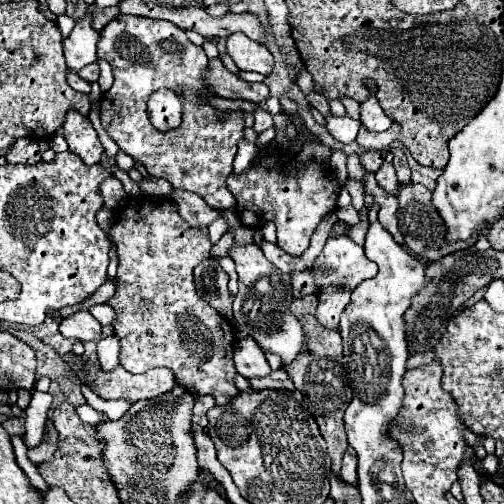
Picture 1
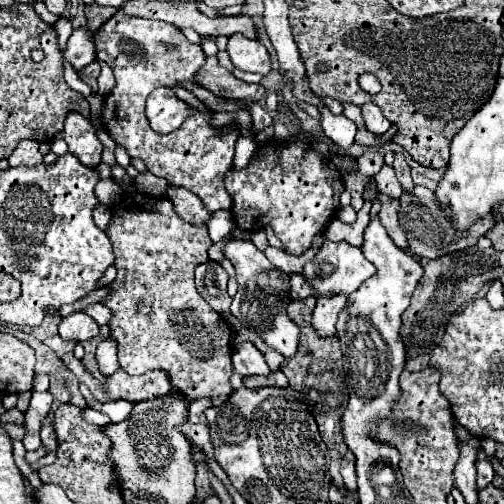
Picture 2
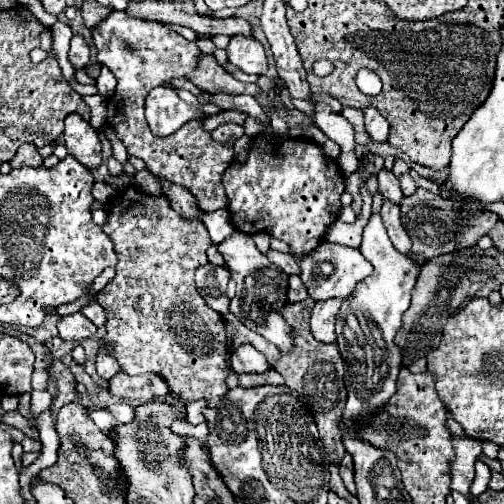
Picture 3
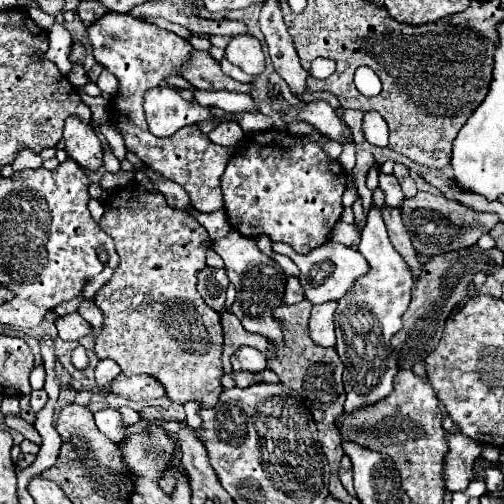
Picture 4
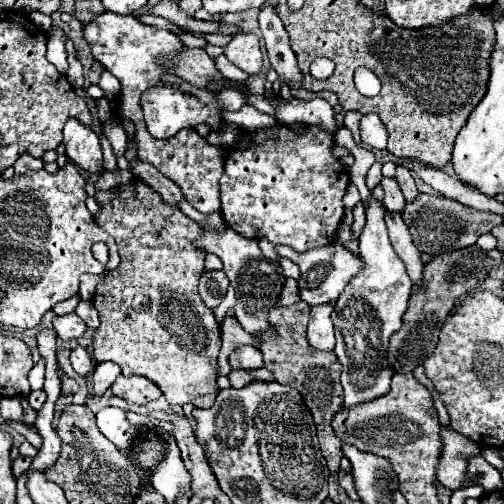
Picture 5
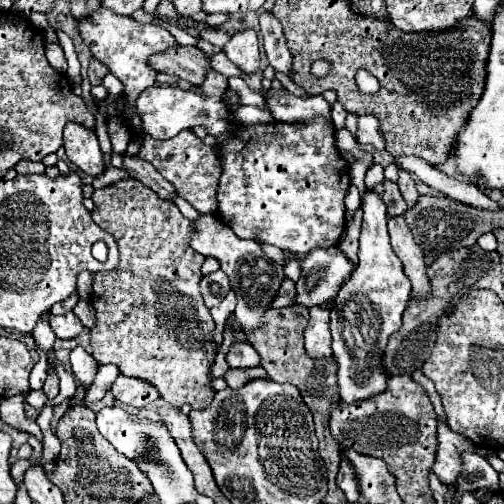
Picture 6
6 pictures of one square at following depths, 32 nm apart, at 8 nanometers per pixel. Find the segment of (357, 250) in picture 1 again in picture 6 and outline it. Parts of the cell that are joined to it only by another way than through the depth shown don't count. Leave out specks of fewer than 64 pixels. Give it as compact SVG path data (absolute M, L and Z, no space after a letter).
M338 248L312 250L310 256L302 260L302 276L296 282L294 304L312 308L334 298L354 268L356 266Z

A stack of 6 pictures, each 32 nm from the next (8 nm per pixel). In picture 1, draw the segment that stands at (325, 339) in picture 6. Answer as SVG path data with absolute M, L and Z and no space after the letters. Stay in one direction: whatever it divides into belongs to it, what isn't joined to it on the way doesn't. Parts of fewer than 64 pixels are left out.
M326 288L324 292L320 292L318 296L318 308L316 308L316 320L324 326L324 328L336 328L340 314L344 310L344 306L350 300L350 292L346 292L344 288Z

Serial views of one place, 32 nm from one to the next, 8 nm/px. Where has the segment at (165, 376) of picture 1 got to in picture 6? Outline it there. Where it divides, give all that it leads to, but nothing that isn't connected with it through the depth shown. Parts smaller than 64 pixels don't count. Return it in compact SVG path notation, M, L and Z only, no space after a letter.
M122 374L116 378L112 392L116 400L134 408L144 408L160 396L152 384L146 384L144 380L138 378L126 378Z

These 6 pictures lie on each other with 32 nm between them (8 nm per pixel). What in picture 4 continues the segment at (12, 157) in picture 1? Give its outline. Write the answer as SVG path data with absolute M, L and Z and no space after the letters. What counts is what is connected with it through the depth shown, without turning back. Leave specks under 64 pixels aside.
M24 148L24 150L20 150L20 154L18 154L16 162L12 164L12 168L14 168L16 172L20 172L20 170L36 170L36 168L42 166L42 162L44 162L44 160L42 160L38 154L34 154L32 150Z

